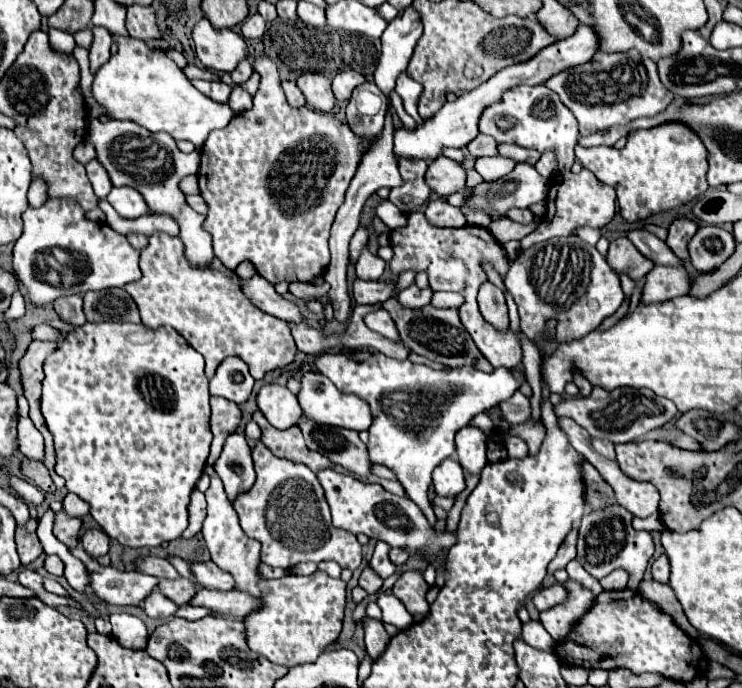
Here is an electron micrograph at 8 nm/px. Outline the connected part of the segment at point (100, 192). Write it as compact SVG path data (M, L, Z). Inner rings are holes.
M91 160L85 168L87 168L87 176L91 180L91 186L93 186L95 194L99 198L107 198L107 194L111 192L113 186L111 186L111 180L109 180L105 168L101 168L101 164L97 160Z

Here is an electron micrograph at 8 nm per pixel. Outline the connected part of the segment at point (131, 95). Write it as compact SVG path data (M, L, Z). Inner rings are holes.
M111 35L118 43L119 52L93 74L91 84L91 96L111 118L135 120L151 132L167 132L175 140L191 140L195 146L203 146L211 130L225 128L231 122L235 116L233 110L227 104L205 98L163 52L147 48L143 40Z

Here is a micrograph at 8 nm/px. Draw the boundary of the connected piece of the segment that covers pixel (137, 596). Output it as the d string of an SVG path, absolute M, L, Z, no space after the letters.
M81 546L71 548L69 552L85 564L89 574L89 590L107 604L139 606L143 598L149 596L159 584L157 578L141 572L121 572L113 566L101 566L97 560L89 558Z

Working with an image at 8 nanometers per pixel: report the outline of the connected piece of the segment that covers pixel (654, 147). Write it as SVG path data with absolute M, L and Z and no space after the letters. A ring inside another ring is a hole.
M665 122L659 124L655 128L649 130L635 130L629 140L627 146L617 150L617 148L575 148L575 156L581 162L583 168L591 170L603 184L613 186L617 192L617 200L619 200L619 214L623 216L625 222L639 222L645 220L657 212L663 210L671 210L677 206L685 206L691 200L695 200L697 196L701 196L707 190L707 150L705 144L701 142L701 138L683 122Z

